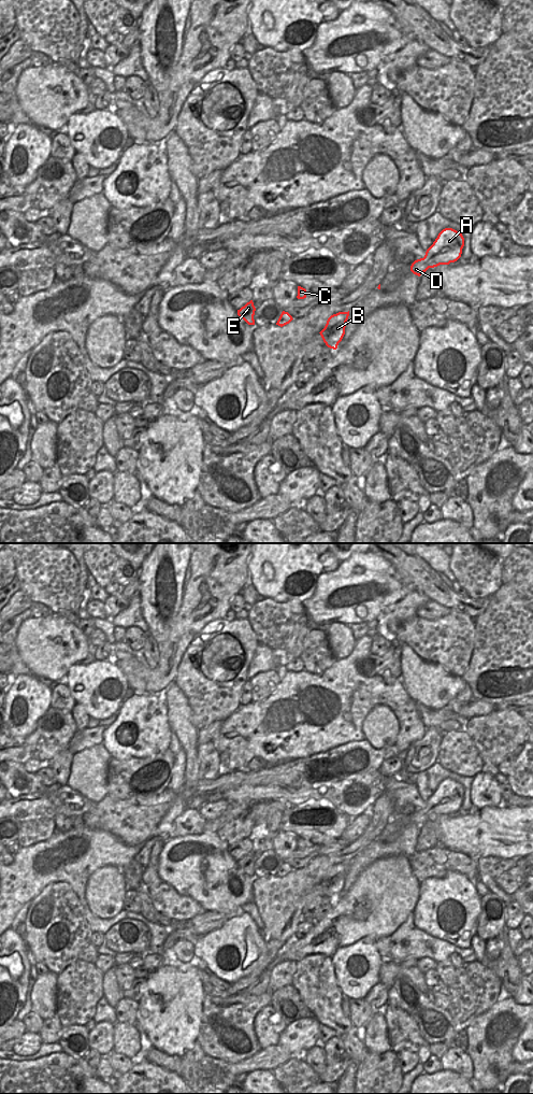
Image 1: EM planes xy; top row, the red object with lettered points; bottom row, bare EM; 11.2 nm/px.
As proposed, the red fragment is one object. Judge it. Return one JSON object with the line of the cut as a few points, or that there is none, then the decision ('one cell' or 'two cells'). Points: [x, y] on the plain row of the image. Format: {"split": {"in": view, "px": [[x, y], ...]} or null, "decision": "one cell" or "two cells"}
{"split": {"in": "xy", "px": [[423, 808], [429, 818]]}, "decision": "two cells"}

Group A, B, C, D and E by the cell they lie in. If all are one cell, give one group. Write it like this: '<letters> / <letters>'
A / B C D E

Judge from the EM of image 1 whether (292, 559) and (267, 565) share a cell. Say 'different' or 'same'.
same

